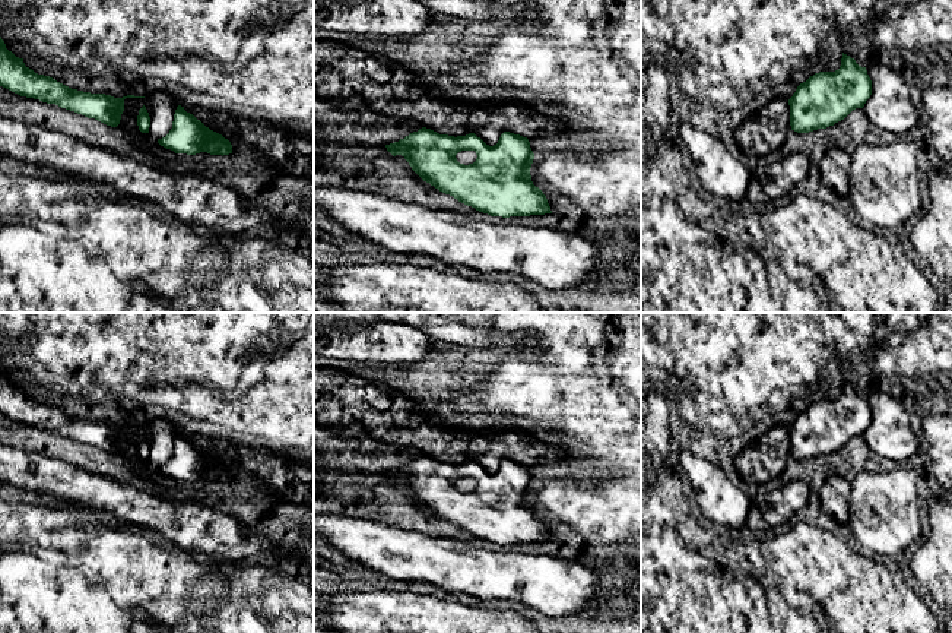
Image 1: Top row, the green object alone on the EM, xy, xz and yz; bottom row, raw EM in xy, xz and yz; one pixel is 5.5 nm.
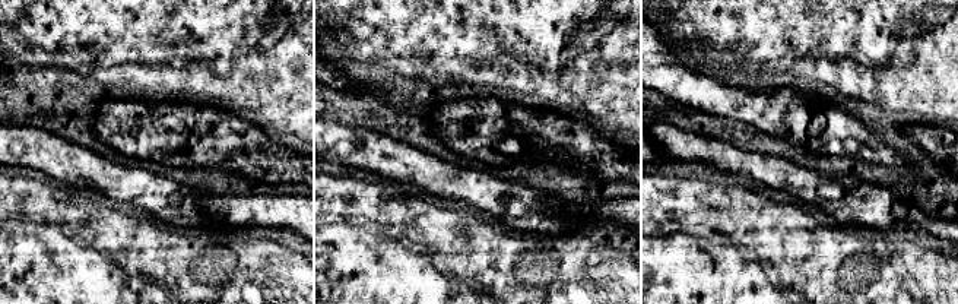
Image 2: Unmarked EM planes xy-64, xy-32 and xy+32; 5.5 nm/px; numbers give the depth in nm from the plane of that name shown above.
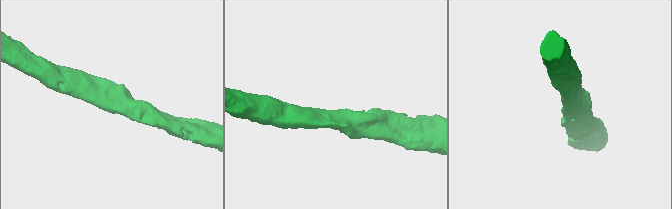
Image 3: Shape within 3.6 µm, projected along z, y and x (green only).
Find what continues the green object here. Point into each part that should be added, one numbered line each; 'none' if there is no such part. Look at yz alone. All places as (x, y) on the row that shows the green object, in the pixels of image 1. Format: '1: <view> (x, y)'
none

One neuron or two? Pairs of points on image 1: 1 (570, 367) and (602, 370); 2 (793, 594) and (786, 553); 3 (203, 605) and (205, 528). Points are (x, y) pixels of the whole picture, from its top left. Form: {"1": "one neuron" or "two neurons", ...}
{"1": "two neurons", "2": "one neuron", "3": "two neurons"}

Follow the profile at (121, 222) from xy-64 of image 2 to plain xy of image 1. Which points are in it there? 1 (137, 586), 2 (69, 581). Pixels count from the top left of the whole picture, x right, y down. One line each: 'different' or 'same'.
1: different
2: different

